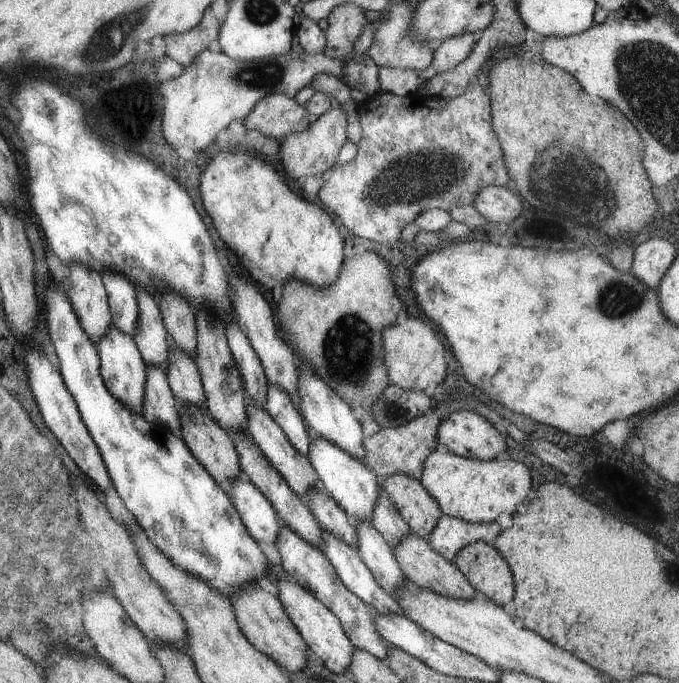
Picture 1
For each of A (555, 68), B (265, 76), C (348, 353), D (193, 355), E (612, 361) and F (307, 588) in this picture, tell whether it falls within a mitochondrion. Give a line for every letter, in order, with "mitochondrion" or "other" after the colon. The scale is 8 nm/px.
A: other
B: mitochondrion
C: mitochondrion
D: other
E: other
F: other

